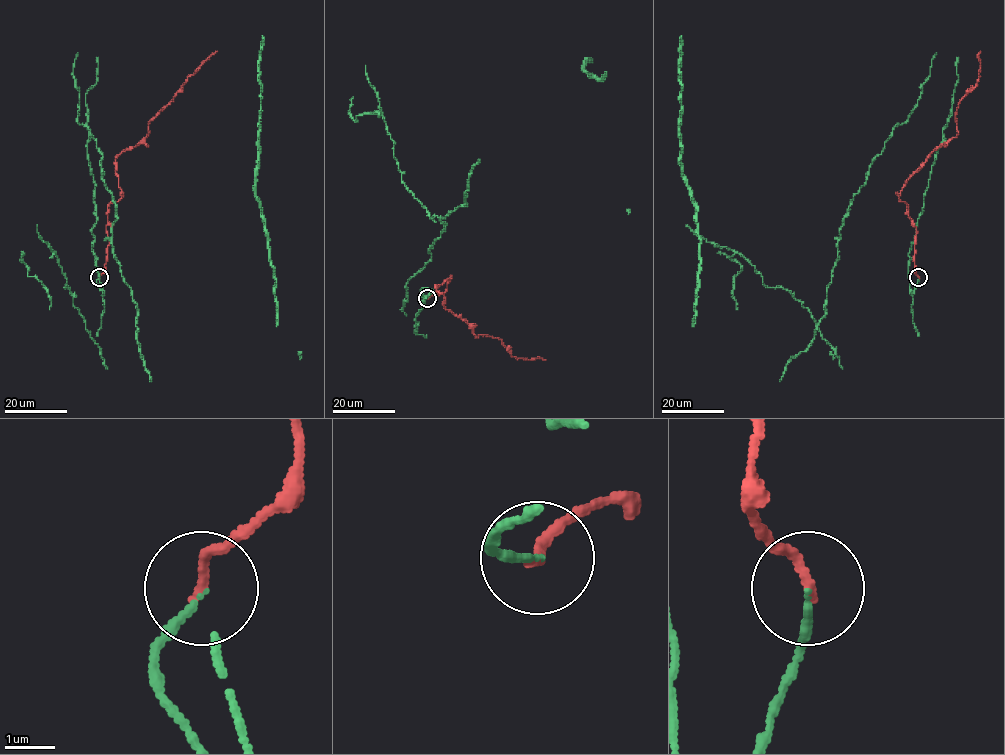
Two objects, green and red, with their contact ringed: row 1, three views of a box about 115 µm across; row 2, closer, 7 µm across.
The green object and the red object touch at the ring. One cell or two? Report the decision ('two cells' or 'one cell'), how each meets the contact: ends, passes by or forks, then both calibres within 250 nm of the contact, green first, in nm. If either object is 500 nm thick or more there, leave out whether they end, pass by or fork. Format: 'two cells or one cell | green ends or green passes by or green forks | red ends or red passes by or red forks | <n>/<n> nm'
one cell | green ends | red ends | 120/220 nm

